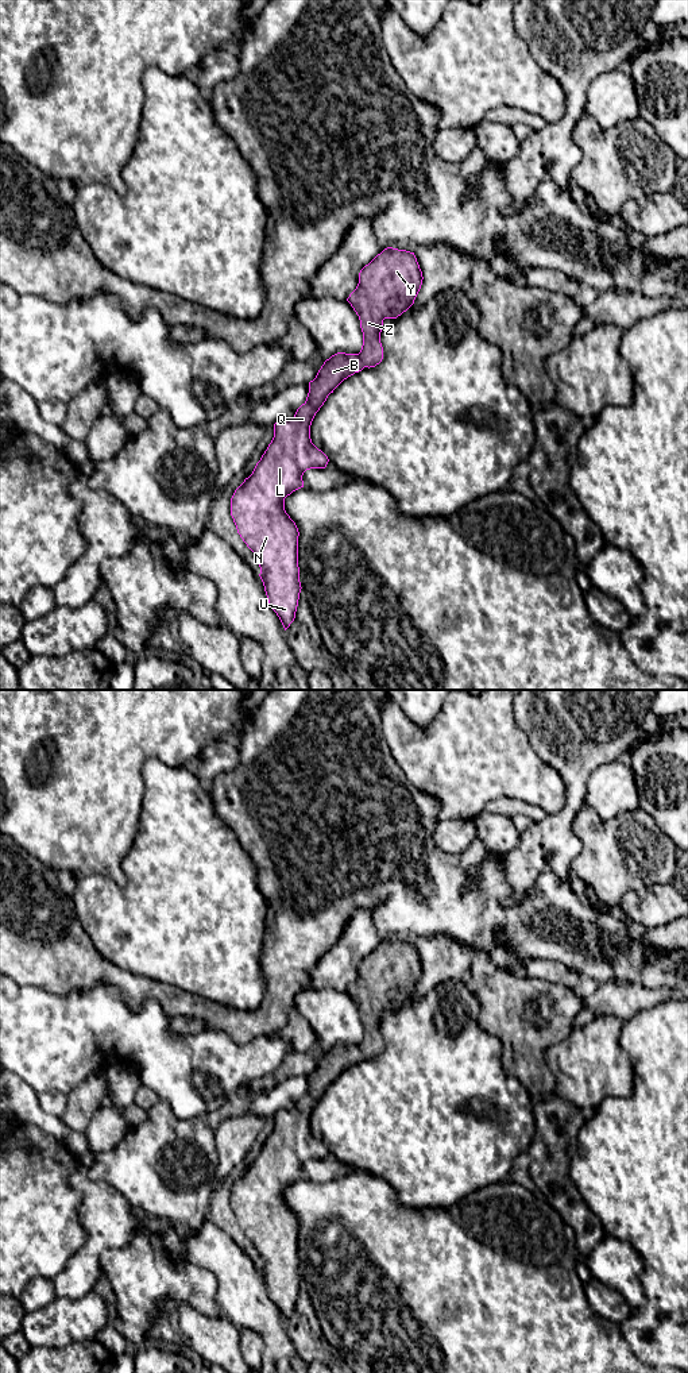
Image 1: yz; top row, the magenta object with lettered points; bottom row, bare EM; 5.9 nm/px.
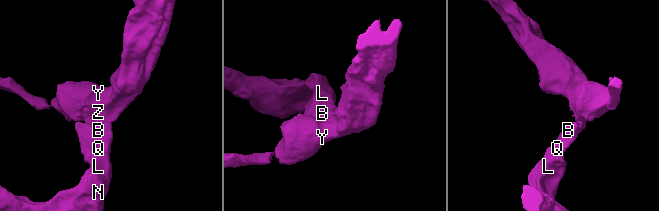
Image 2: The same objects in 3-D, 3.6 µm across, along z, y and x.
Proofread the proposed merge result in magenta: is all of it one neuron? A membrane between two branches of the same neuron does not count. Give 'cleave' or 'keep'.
keep

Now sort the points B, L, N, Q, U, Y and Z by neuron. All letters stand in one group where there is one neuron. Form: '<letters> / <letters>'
B L N Q U Y Z

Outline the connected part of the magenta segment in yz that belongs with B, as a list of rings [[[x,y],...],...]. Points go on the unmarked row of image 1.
[[[393,938],[384,940],[360,961],[359,975],[347,990],[360,1011],[360,1044],[337,1044],[324,1053],[309,1073],[306,1092],[293,1110],[279,1110],[274,1115],[271,1134],[231,1189],[237,1224],[258,1251],[268,1295],[285,1322],[295,1310],[302,1280],[299,1223],[285,1202],[285,1189],[304,1179],[306,1161],[325,1160],[329,1153],[312,1134],[312,1112],[344,1071],[382,1053],[383,1011],[397,1010],[414,995],[422,971],[414,944]]]

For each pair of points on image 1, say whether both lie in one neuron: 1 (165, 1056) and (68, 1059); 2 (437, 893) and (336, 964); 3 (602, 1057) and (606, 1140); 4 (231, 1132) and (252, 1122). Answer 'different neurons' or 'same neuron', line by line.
1: same neuron
2: different neurons
3: different neurons
4: same neuron

